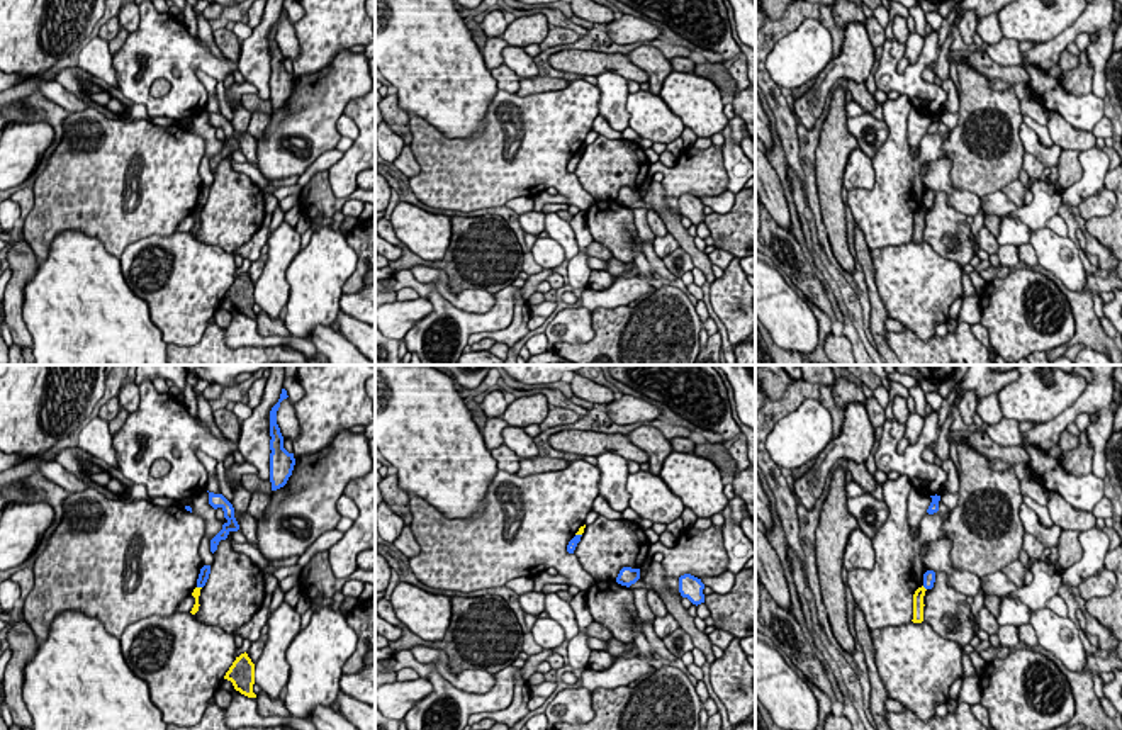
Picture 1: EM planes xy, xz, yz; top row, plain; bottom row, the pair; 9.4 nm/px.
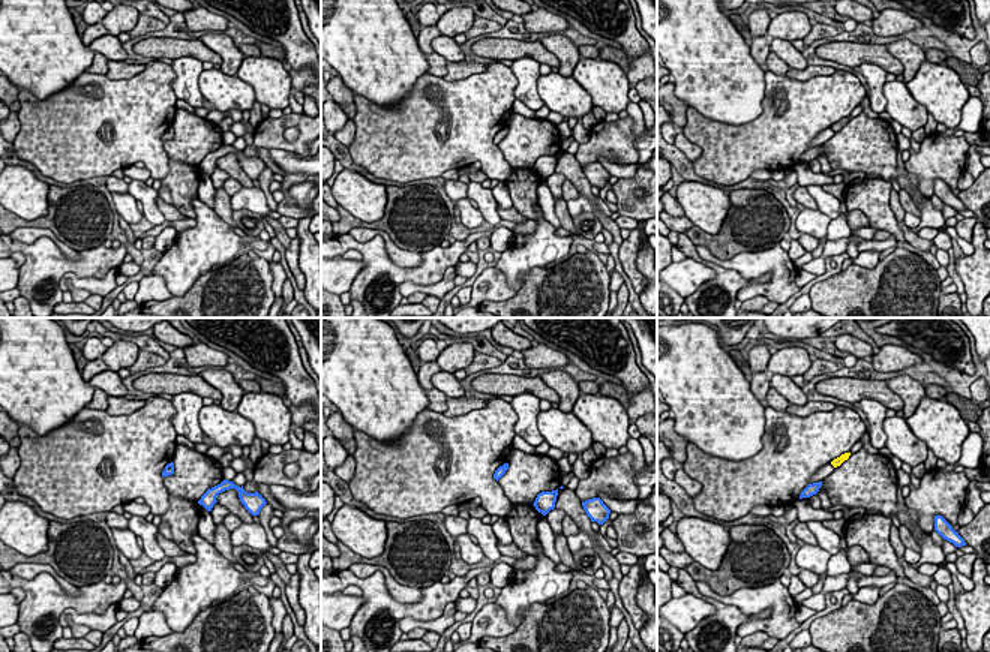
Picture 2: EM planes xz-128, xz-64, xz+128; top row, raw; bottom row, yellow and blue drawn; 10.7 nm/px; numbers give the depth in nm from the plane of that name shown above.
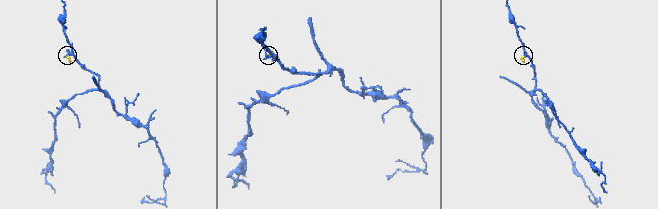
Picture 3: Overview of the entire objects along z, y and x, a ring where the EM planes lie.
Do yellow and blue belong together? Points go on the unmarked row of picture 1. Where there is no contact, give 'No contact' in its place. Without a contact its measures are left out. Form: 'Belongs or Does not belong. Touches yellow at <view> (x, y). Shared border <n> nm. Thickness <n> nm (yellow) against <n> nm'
Does not belong. Touches yellow at yz (924, 207). Shared border 60 nm. Thickness 100 nm (yellow) against 130 nm

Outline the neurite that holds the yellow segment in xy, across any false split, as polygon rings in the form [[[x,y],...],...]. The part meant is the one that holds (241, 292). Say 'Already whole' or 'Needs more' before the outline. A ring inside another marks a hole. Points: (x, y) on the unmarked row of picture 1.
Already whole. [[[241,273],[236,277],[224,299],[231,300],[234,309],[248,317],[256,317],[253,312],[255,304],[255,284],[248,277],[248,273]]]

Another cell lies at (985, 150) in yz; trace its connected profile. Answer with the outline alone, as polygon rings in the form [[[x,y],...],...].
[[[957,65],[959,119],[942,149],[951,161],[951,182],[979,199],[1018,180],[1024,146],[1022,107],[1013,88],[996,92],[990,78]]]

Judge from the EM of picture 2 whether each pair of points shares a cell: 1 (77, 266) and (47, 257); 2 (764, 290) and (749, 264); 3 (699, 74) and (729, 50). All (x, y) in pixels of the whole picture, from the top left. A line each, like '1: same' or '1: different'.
1: same
2: same
3: same

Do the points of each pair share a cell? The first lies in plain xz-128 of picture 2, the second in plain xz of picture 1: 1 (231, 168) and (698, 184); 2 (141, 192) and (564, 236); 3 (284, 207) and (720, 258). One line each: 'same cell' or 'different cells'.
1: different cells
2: same cell
3: different cells

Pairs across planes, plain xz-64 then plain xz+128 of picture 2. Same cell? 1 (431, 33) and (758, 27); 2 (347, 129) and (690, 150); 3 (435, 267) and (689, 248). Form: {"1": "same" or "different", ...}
{"1": "different", "2": "same", "3": "same"}

